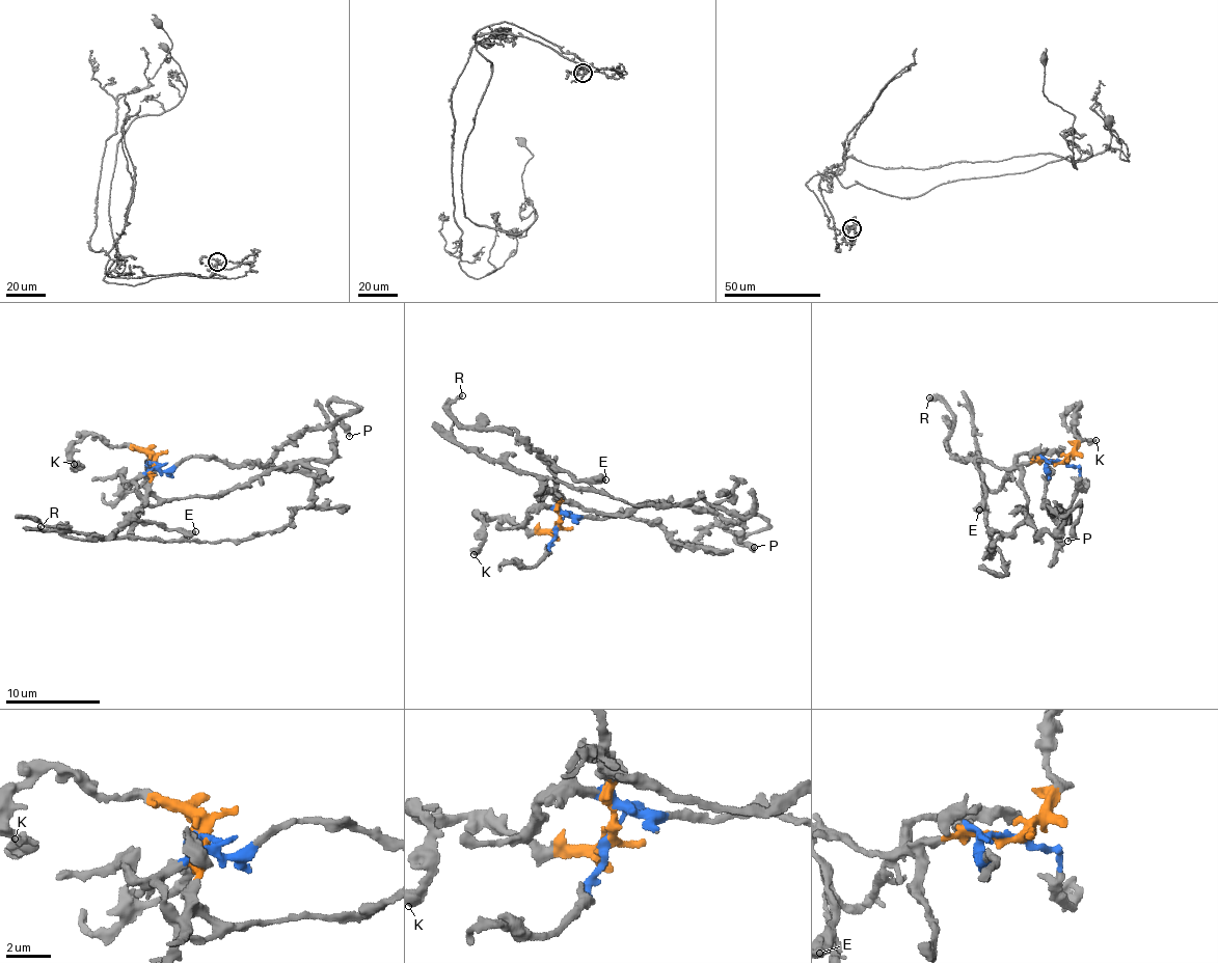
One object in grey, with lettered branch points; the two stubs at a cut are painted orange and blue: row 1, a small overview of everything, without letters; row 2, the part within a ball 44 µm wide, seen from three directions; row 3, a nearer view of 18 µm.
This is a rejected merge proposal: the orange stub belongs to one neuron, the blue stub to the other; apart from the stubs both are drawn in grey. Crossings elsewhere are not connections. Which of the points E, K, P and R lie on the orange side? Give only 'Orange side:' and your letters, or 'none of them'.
Orange side: E, K, R

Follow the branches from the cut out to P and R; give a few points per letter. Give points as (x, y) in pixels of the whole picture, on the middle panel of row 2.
P: (558, 526), (566, 516), (634, 518), (655, 522), (678, 547), (750, 515), (768, 524), (734, 542), (753, 548)
R: (558, 526), (552, 464), (543, 454), (502, 431), (460, 425), (450, 404), (462, 395)

